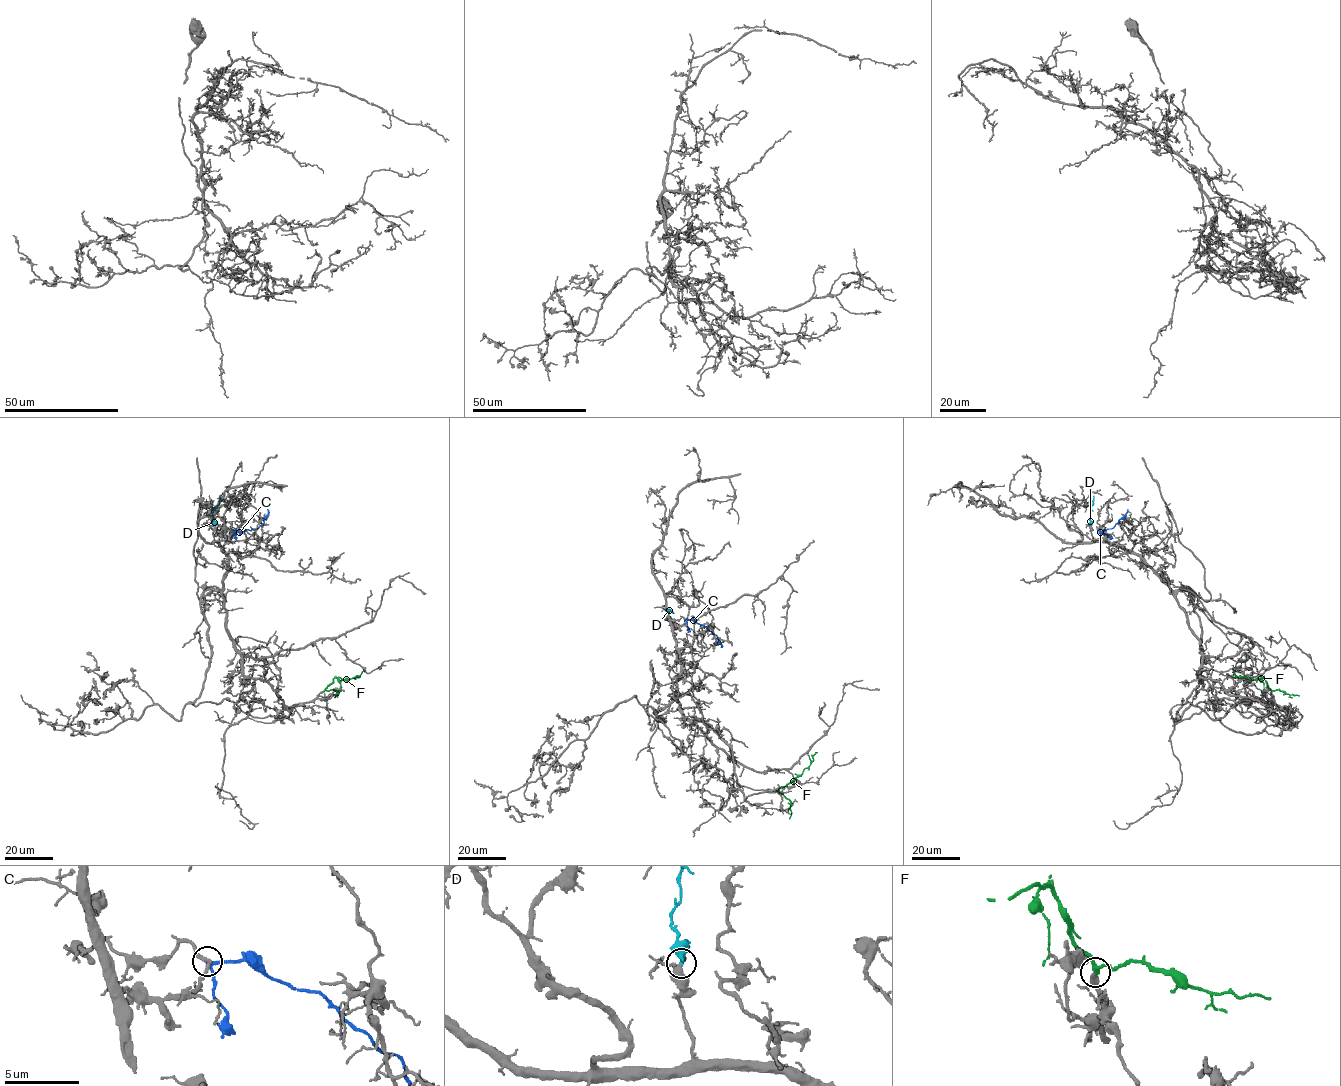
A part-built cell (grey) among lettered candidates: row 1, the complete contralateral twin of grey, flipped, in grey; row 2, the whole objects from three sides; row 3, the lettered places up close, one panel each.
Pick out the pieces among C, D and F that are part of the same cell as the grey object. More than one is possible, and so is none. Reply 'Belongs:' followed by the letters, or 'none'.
Belongs: D, F

